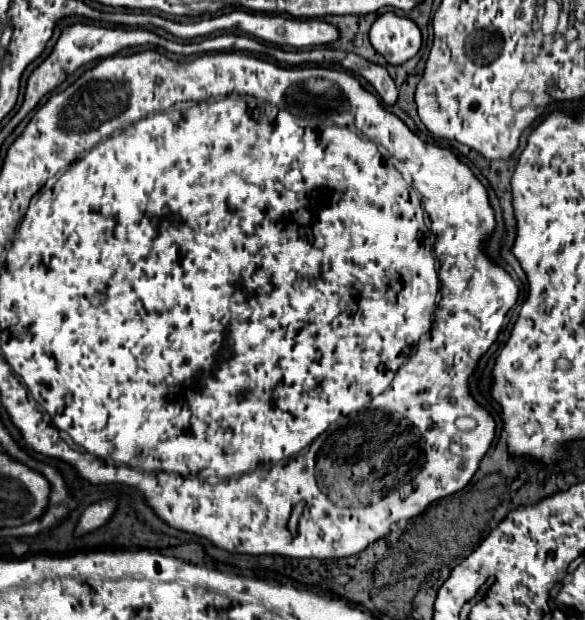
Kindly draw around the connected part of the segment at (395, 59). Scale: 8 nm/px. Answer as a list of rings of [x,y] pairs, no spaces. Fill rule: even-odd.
[[[385,12],[373,22],[369,40],[373,48],[393,66],[411,60],[423,44],[417,24],[405,16],[397,16],[395,12]]]

